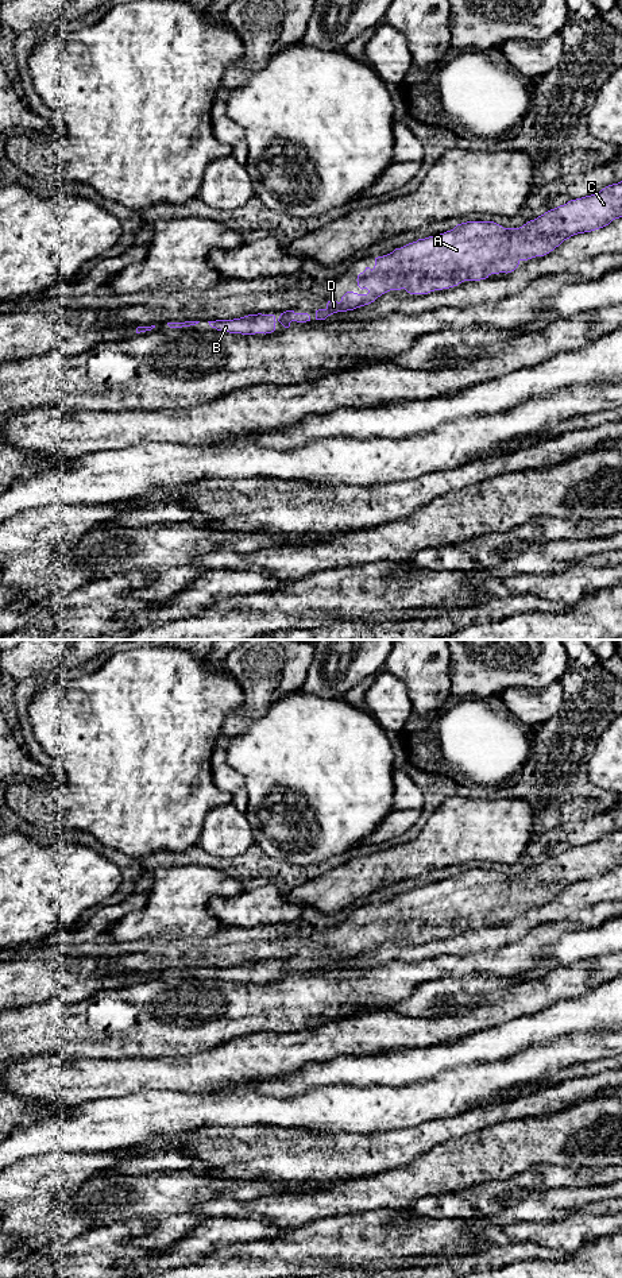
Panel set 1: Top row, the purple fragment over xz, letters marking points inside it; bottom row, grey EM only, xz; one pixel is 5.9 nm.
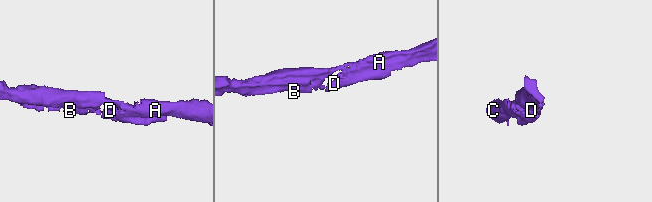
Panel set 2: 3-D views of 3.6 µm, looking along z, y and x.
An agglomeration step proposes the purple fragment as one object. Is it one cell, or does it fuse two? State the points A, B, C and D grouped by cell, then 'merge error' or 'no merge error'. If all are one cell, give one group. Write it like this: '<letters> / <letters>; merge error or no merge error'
A B C D; no merge error

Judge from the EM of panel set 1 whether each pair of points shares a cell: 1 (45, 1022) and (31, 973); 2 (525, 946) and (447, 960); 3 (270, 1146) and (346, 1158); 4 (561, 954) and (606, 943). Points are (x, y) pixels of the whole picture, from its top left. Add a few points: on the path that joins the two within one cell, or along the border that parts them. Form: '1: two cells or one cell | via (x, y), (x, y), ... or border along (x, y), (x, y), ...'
1: two cells | border along (72, 1004), (50, 1000), (14, 1008)
2: one cell | via (506, 960), (466, 961)
3: two cells | border along (336, 1145), (305, 1151), (277, 1151), (274, 1154)
4: one cell | via (572, 948), (595, 943)

